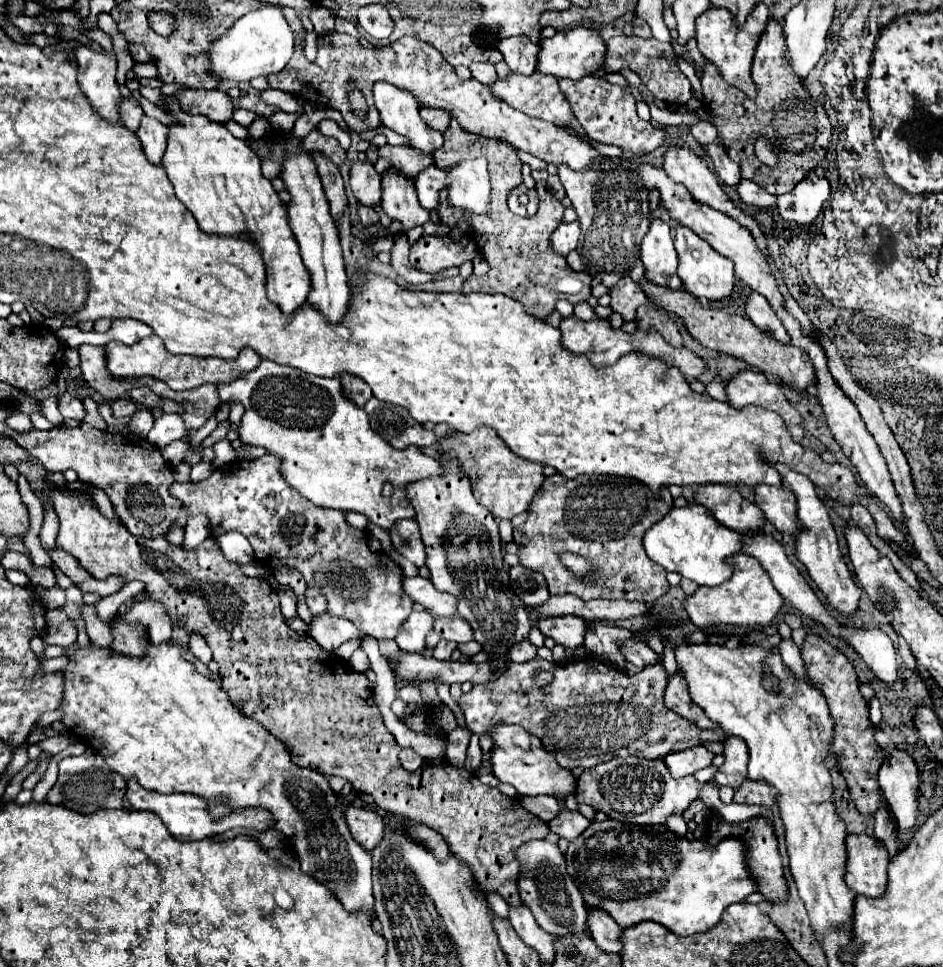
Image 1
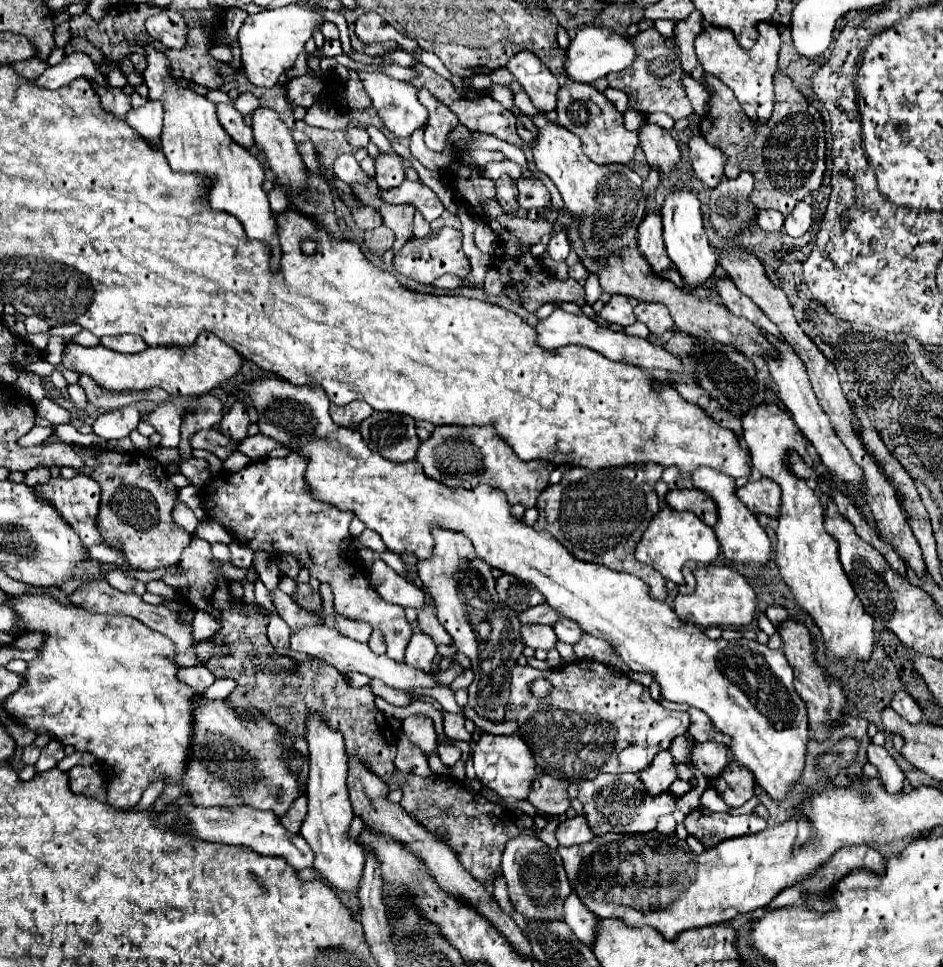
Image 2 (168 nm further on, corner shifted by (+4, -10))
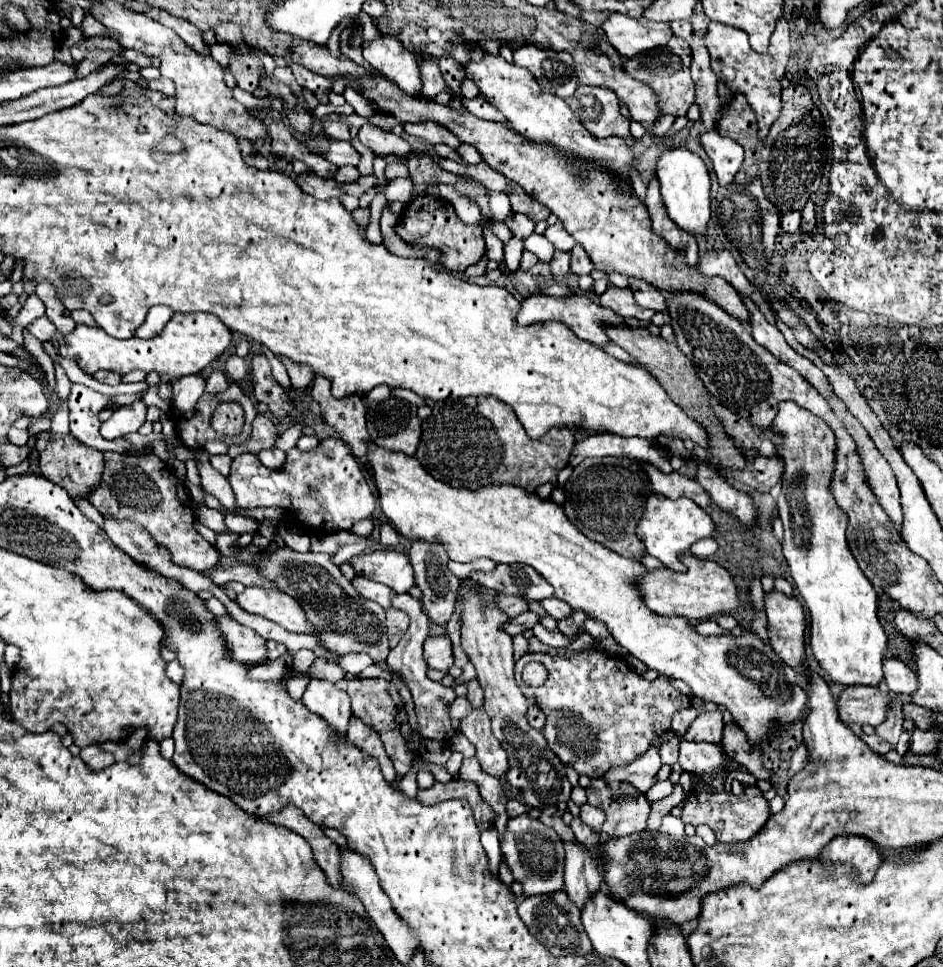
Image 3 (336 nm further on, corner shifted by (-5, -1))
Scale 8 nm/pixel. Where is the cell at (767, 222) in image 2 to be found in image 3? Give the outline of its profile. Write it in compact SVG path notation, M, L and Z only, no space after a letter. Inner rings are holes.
M791 211L781 215L781 229L787 233L795 233L801 225L801 213L799 211Z

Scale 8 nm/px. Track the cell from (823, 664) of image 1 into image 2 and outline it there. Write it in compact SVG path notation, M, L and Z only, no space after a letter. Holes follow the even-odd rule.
M786 620L780 624L782 628L778 630L780 638L782 638L782 652L788 660L788 664L794 670L794 690L796 694L806 702L806 710L808 710L808 718L810 718L810 736L816 740L826 740L826 736L830 734L828 724L834 722L834 718L840 718L844 712L844 692L842 686L838 684L838 680L826 676L824 672L820 672L820 668L816 666L816 658L814 658L814 646L812 646L812 638L808 628L798 622L798 620Z

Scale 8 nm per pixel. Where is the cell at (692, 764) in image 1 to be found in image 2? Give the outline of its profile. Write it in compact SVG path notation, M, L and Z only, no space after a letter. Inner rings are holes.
M662 750L662 754L656 754L648 768L638 772L638 778L642 780L648 794L662 794L668 790L668 786L676 780L676 768L670 752Z

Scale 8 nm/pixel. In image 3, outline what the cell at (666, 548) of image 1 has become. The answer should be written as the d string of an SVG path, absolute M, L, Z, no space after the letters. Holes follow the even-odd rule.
M651 495L647 499L645 513L637 525L637 537L645 543L649 555L657 557L671 571L683 573L683 571L687 571L687 567L679 561L679 555L687 553L689 547L699 539L707 539L707 537L713 539L715 537L715 523L707 511L697 507L687 497L673 501L673 499L667 499L663 495Z

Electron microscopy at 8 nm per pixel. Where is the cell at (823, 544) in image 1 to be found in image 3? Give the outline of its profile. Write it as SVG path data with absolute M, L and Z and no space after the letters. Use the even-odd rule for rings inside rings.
M783 401L779 405L777 417L769 429L773 443L777 447L777 457L785 463L785 475L781 481L781 493L777 509L785 527L783 555L787 559L793 583L801 593L809 615L811 615L811 647L819 665L829 673L835 683L841 685L879 685L883 679L883 653L887 649L887 635L877 617L877 595L873 585L867 581L863 571L857 567L849 545L845 541L847 517L837 507L829 493L831 475L835 467L835 433L811 411L795 405L793 401Z

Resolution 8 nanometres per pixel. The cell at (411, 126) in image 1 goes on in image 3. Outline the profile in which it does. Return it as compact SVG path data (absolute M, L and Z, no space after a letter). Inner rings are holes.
M381 37L377 41L365 41L363 57L377 73L399 85L399 89L411 97L421 97L419 65L415 63L413 53L407 51L399 39Z

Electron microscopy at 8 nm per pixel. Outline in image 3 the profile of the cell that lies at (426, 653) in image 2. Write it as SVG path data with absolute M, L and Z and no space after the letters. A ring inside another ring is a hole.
M431 635L425 641L423 647L425 661L431 669L447 671L453 665L453 653L451 653L451 639L447 635Z

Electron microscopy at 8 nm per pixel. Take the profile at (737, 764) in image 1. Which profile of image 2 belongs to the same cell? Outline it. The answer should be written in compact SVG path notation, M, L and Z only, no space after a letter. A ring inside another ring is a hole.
M696 742L692 746L692 762L706 778L714 778L728 764L728 748L720 742Z

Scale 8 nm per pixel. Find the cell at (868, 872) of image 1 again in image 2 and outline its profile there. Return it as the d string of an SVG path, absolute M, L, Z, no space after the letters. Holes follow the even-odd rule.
M860 844L860 846L842 846L826 864L822 864L816 872L816 876L806 878L804 882L798 882L786 890L782 890L782 894L778 894L778 898L770 904L770 906L792 906L792 904L800 904L802 902L802 894L810 894L812 896L824 894L824 890L844 878L848 872L854 870L868 870L868 872L884 872L884 858L880 856L878 850Z

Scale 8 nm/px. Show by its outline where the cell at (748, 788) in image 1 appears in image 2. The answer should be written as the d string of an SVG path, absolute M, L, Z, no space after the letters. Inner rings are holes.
M734 758L728 762L722 774L710 780L710 786L714 786L718 796L732 808L742 806L754 796L754 776Z

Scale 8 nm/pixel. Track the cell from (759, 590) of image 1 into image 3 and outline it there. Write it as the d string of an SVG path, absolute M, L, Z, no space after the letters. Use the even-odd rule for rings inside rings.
M683 555L681 561L687 567L685 573L659 569L659 571L649 571L639 581L639 589L651 611L663 617L685 617L697 623L697 621L705 621L723 613L731 613L733 609L741 605L737 583L731 577L731 573L727 573L727 569L723 569L711 559L697 559L693 555Z

